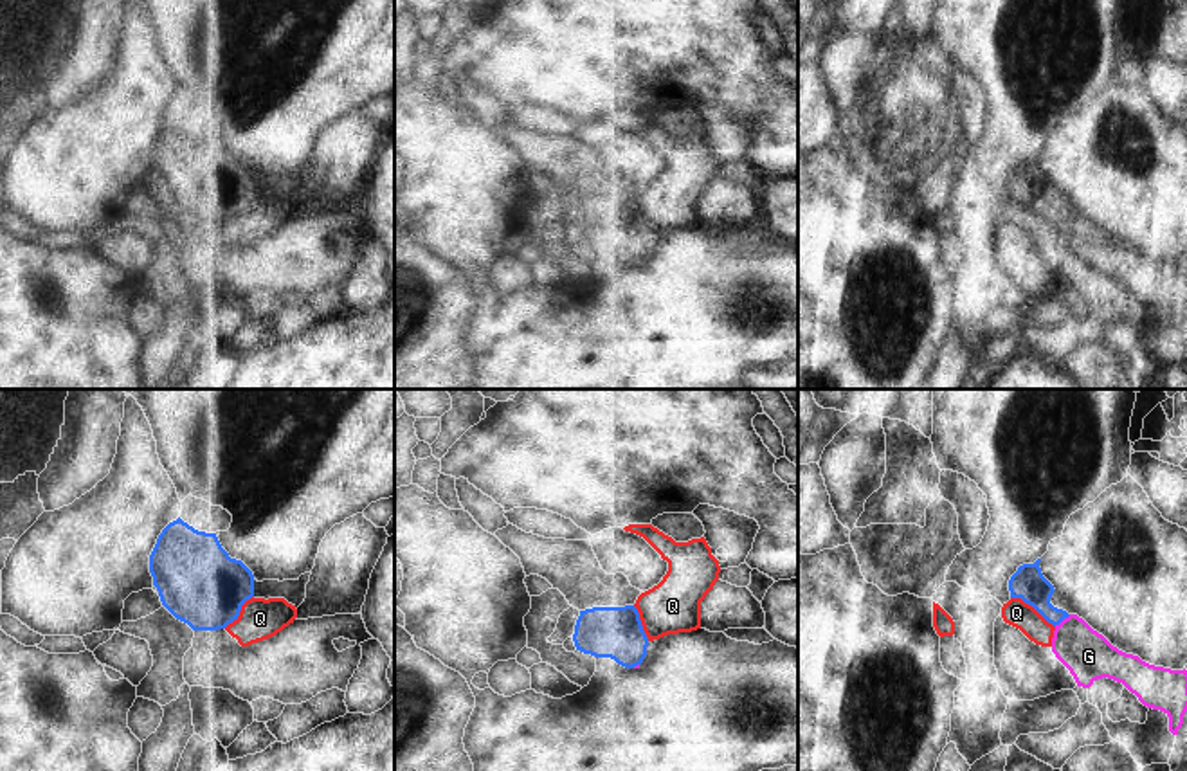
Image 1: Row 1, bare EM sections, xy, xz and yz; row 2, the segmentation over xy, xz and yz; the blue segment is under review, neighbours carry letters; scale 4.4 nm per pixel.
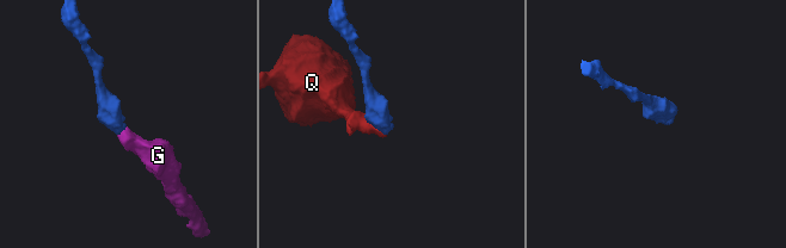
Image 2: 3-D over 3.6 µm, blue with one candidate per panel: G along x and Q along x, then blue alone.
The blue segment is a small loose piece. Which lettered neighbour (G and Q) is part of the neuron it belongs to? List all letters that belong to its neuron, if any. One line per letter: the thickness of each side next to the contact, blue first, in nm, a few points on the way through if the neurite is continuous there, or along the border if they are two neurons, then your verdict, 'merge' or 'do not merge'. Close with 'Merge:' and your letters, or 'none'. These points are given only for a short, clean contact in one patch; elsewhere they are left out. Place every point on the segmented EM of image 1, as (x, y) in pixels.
G: 150 nm thick on the blue side, 220 nm on the other; merge
Q: 150 nm thick on the blue side, 120 nm on the other; do not merge
Merge: G

